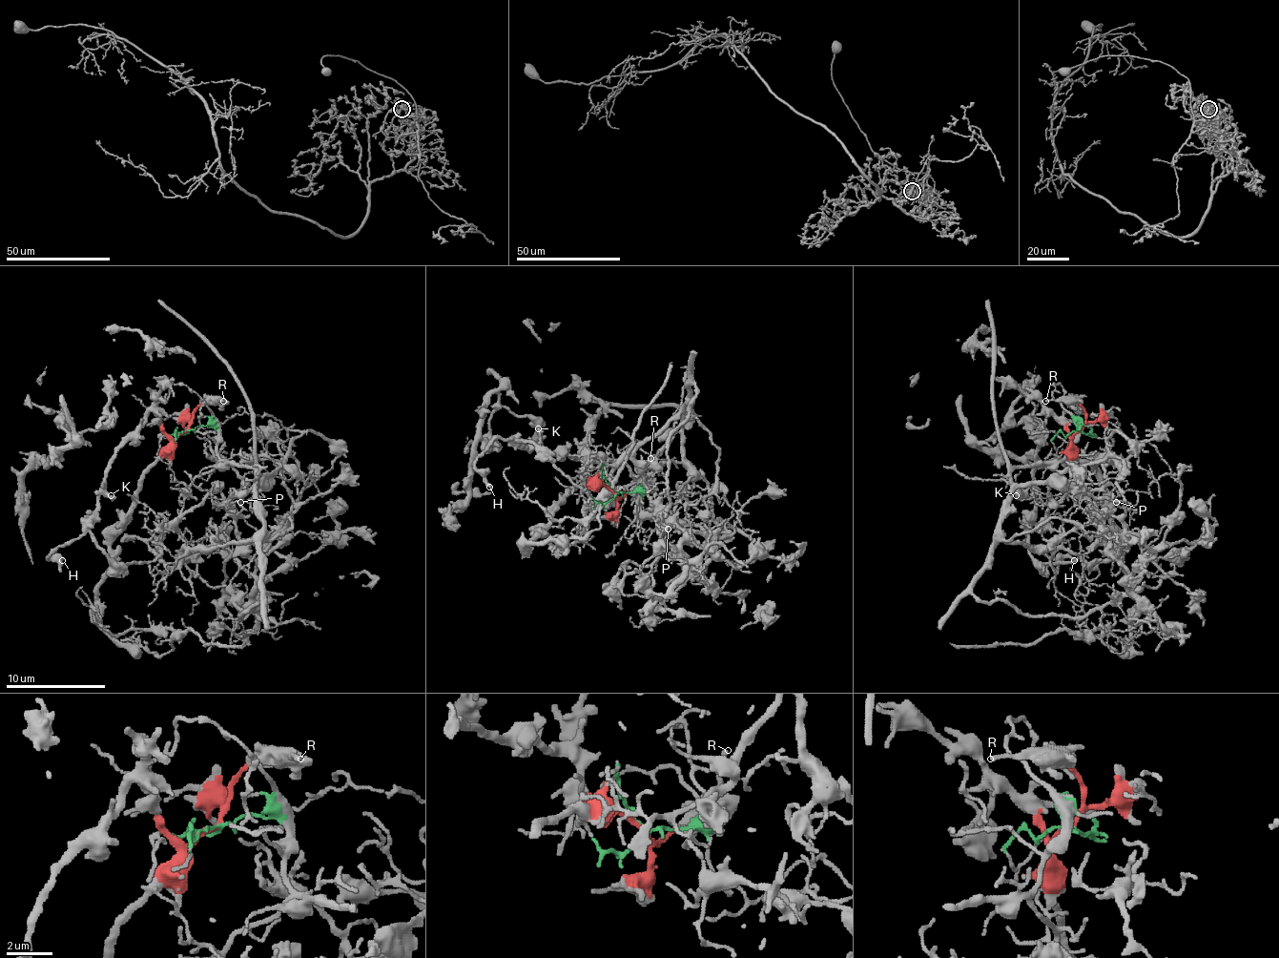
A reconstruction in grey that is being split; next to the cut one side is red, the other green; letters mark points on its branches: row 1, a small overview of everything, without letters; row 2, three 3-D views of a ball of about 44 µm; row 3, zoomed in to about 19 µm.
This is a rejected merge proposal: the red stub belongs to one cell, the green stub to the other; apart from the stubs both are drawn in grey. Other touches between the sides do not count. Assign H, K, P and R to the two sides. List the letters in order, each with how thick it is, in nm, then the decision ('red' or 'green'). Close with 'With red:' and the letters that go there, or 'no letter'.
H: 280 nm thick; red
K: 240 nm thick; red
P: 140 nm thick; green
R: 170 nm thick; red
With red: H, K, R

